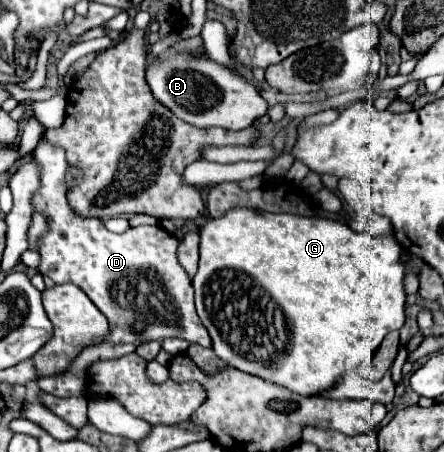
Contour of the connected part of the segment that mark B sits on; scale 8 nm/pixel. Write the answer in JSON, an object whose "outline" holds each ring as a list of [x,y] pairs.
{"outline":[[[174,54],[174,58],[154,60],[146,70],[146,80],[158,102],[196,128],[220,126],[226,130],[244,130],[268,110],[266,100],[250,82],[210,58],[186,58],[186,54]]]}

